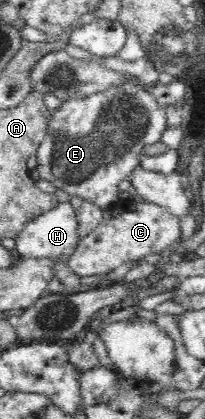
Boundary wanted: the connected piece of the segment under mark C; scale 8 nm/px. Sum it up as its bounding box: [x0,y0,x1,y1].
[69,203,181,276]

